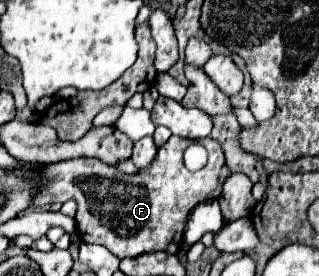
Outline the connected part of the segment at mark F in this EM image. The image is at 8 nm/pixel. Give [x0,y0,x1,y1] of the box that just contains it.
[34,135,230,259]

